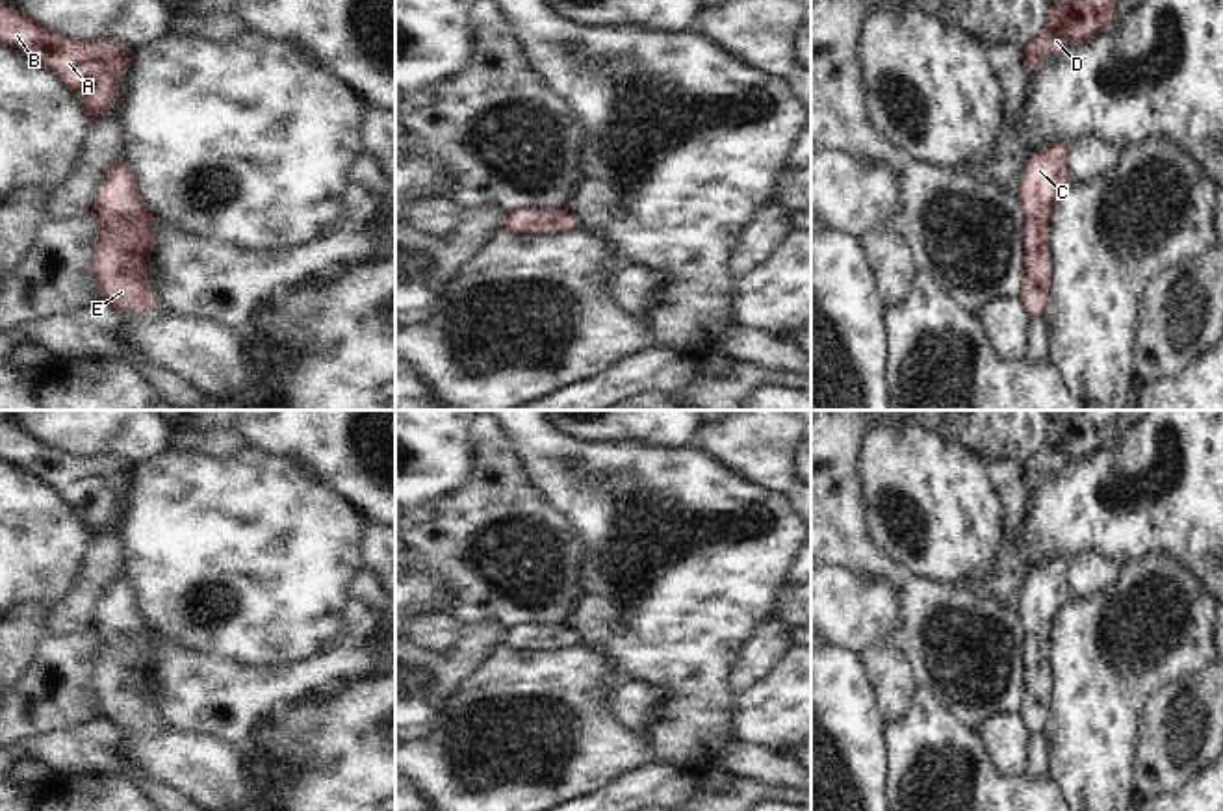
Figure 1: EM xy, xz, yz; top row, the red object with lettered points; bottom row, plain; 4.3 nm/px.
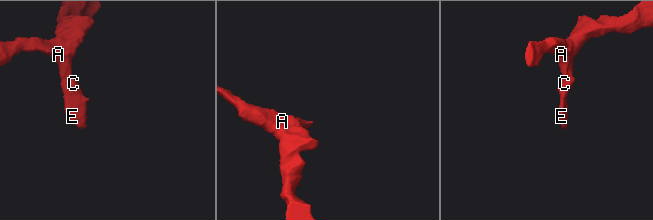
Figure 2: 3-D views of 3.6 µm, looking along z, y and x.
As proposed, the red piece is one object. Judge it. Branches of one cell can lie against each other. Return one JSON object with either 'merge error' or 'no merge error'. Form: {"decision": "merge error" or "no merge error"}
{"decision": "no merge error"}

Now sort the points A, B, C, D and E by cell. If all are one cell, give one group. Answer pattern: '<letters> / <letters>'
A B C D E

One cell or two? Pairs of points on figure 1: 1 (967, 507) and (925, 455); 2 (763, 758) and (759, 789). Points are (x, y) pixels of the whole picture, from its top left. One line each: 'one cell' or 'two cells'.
1: one cell
2: two cells

